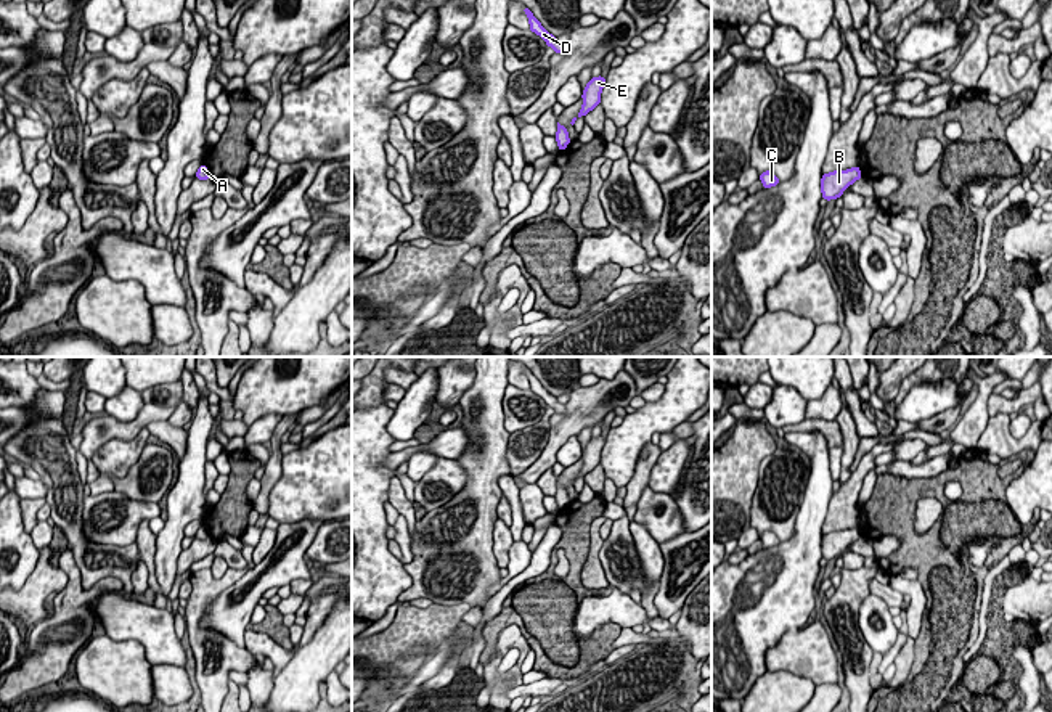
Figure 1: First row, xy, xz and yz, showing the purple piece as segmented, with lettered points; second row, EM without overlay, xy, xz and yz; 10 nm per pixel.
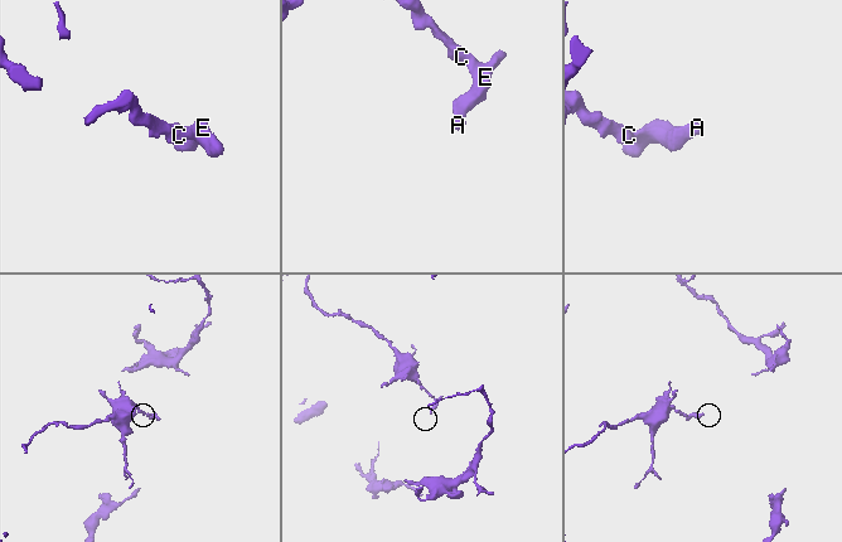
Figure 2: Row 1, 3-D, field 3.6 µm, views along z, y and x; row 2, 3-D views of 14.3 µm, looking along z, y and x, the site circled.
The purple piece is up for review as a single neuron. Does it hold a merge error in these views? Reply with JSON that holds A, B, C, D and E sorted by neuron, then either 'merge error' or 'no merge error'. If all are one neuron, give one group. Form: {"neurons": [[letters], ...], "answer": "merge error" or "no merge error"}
{"neurons": [["A", "B", "C", "D", "E"]], "answer": "no merge error"}

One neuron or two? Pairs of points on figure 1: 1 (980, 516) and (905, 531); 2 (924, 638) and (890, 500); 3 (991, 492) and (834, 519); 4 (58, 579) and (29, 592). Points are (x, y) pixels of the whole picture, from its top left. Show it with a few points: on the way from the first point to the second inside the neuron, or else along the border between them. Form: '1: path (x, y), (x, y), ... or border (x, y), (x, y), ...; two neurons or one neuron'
1: path (961, 524), (941, 544), (924, 544); one neuron
2: path (937, 605), (937, 566), (906, 534); one neuron
3: border (858, 513), (860, 524); two neurons
4: path (52, 579), (45, 579), (36, 589); one neuron

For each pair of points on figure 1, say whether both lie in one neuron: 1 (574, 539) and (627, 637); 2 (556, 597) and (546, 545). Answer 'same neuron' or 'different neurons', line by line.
1: different neurons
2: different neurons

